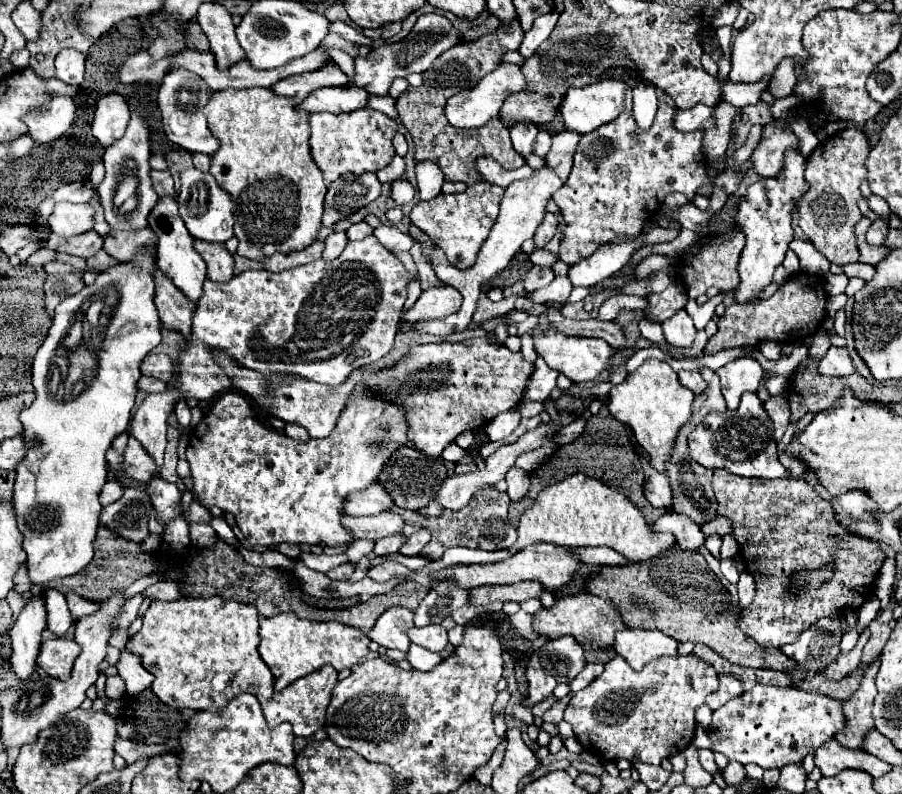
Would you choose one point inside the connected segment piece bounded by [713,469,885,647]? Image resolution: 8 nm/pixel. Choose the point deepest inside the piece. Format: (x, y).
(782, 526)

